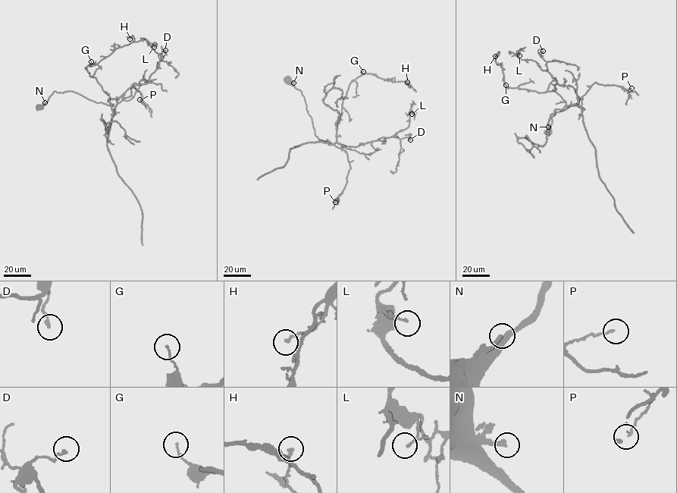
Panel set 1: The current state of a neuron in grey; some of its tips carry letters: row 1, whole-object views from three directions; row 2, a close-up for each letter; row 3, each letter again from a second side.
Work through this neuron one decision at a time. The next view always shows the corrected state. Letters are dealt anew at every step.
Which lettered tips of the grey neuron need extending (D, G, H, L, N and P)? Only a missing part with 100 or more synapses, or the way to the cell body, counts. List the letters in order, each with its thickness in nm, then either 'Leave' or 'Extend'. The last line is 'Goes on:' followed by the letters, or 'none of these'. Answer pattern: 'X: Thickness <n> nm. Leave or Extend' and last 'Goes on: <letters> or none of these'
D: Thickness 170 nm. Leave
G: Thickness 110 nm. Leave
H: Thickness 150 nm. Leave
L: Thickness 90 nm. Leave
N: Thickness 220 nm. Leave
P: Thickness 120 nm. Leave
Goes on: none of these

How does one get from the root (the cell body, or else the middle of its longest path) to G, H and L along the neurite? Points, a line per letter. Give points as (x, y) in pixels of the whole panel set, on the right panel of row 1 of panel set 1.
G: (548, 133), (556, 111), (572, 105), (584, 108), (577, 104), (567, 105), (554, 91), (539, 92), (506, 85)
H: (548, 133), (556, 111), (584, 108), (567, 105), (554, 91), (506, 86), (495, 56)
L: (548, 133), (556, 111), (572, 105), (584, 109), (573, 88), (559, 84), (534, 61), (521, 60), (519, 55)

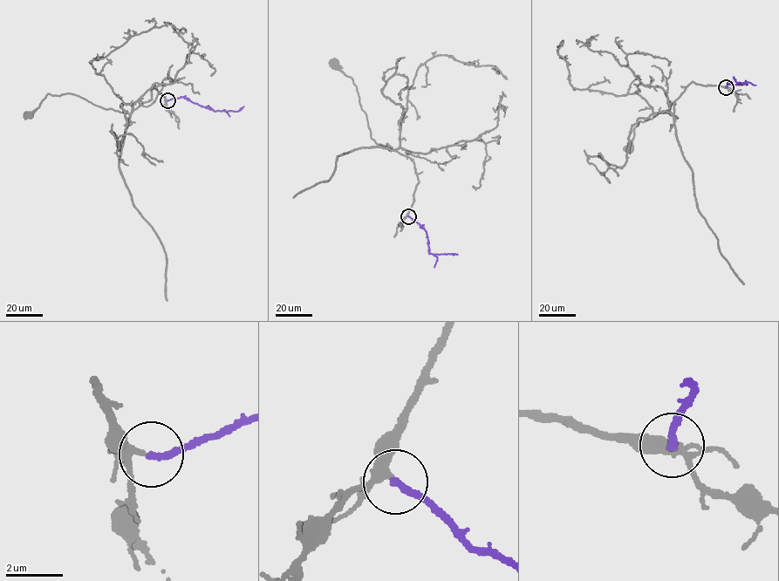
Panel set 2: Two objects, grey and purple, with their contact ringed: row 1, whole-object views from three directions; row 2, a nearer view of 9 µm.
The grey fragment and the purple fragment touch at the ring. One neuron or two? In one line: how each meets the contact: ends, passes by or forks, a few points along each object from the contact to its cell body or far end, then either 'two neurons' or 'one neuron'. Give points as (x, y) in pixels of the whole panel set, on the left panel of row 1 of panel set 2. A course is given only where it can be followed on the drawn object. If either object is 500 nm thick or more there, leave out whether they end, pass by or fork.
grey passes by; purple ends there; grey runs (167, 100), (153, 85), (152, 99), (129, 113), (104, 109), (72, 94), (48, 93), (32, 115), (28, 115); purple runs (167, 100), (183, 97), (215, 111), (238, 111), (243, 106); one neuron

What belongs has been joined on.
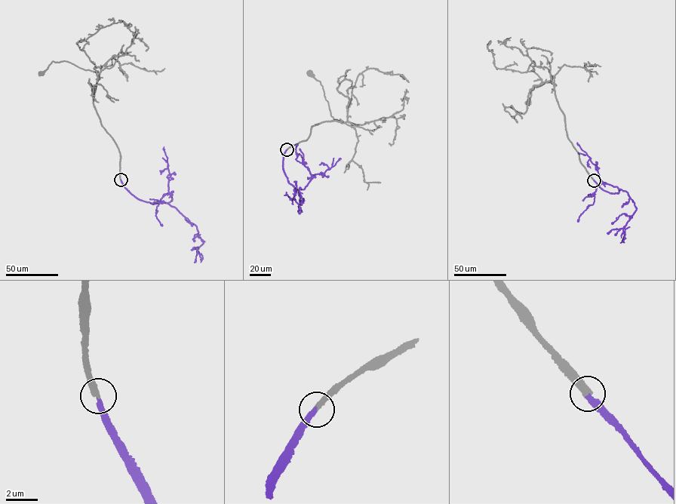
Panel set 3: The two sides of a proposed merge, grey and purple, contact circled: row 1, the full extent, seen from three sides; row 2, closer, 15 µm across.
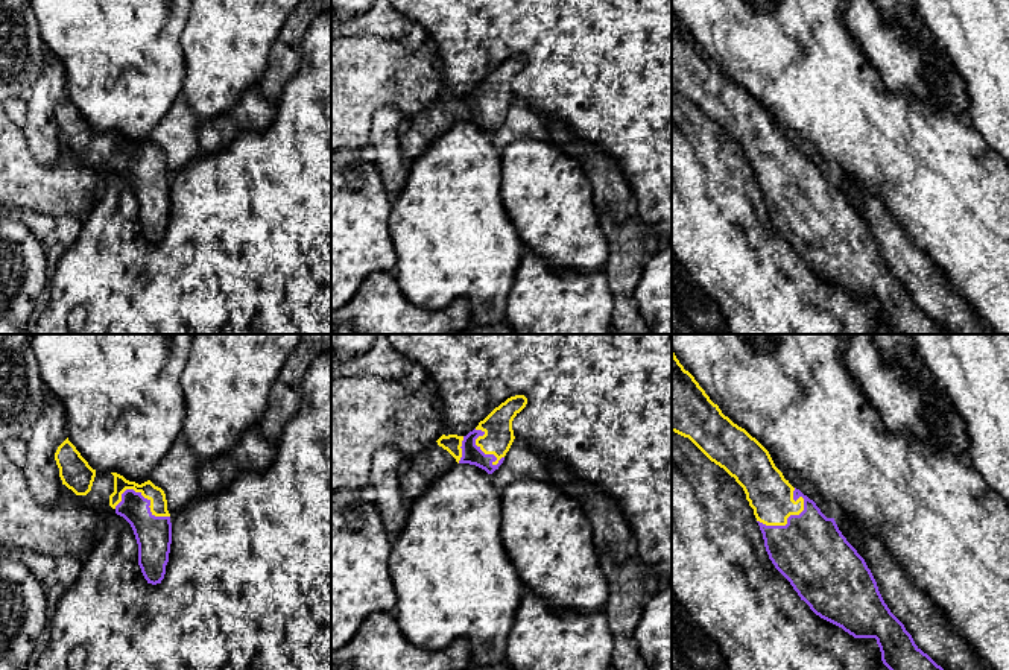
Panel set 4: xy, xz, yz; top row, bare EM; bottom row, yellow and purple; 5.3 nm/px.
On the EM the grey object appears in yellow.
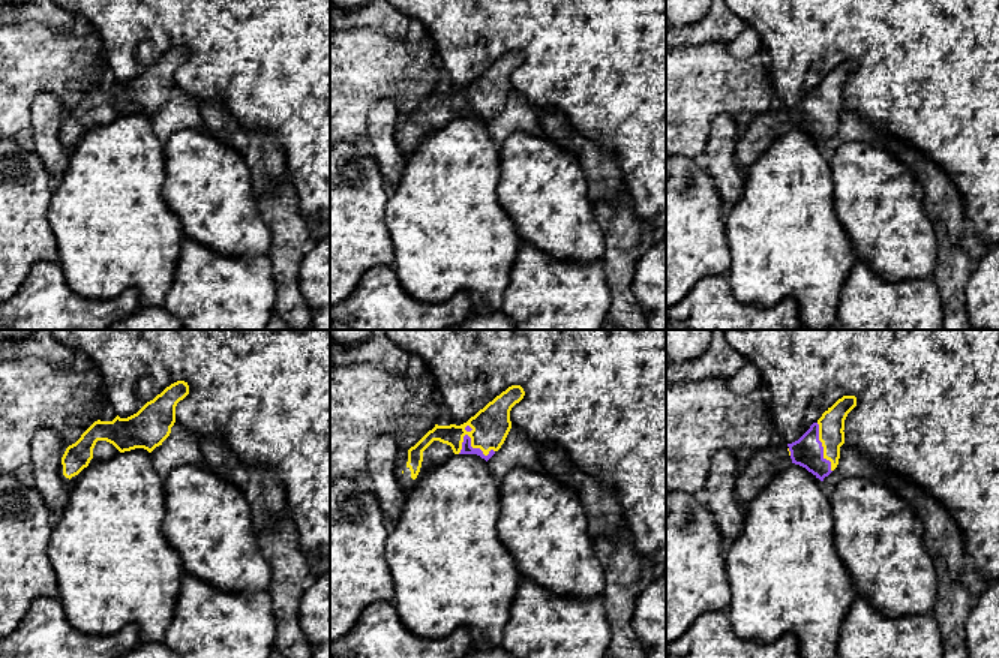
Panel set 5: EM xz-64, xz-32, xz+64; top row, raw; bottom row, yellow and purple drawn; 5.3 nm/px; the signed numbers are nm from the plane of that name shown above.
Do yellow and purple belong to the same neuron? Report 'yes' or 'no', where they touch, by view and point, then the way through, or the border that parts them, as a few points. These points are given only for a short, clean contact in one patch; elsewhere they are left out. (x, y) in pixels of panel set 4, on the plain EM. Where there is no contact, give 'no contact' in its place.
yes; meets yellow in yz at (786, 183)

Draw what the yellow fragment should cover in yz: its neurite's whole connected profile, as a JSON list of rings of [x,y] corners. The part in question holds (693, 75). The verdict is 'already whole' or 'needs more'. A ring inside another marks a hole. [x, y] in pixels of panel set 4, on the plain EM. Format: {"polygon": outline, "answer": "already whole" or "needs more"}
{"polygon": [[[673,11],[672,91],[688,97],[743,147],[769,219],[816,275],[854,298],[875,298],[881,321],[894,334],[947,334],[915,304],[904,284],[890,272],[865,219],[842,194],[834,178],[827,178],[813,160],[784,138],[769,111],[722,73]]], "answer": "needs more"}

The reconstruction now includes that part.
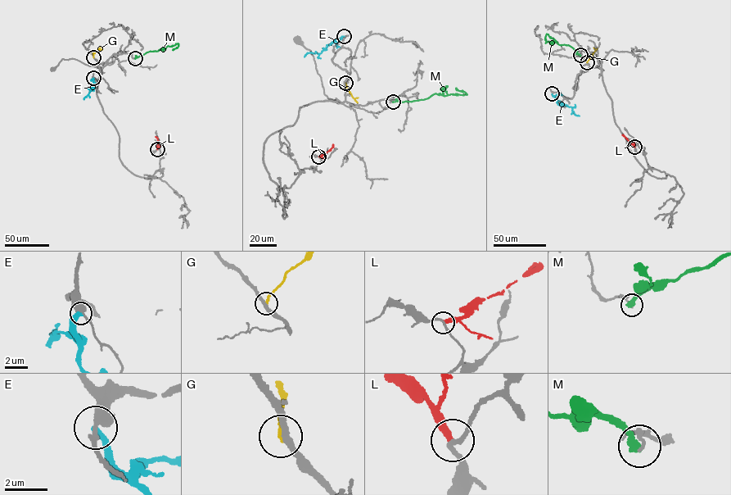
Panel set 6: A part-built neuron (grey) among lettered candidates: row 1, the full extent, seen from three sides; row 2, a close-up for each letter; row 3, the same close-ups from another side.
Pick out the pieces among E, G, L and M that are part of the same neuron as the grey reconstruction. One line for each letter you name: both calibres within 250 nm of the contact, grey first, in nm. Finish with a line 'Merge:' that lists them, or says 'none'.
Merge: none

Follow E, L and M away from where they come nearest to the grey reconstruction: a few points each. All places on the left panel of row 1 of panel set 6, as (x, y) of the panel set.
E: (93, 78), (90, 91), (83, 99)
L: (157, 149), (155, 137)
M: (135, 58), (150, 51), (178, 43), (172, 50)

